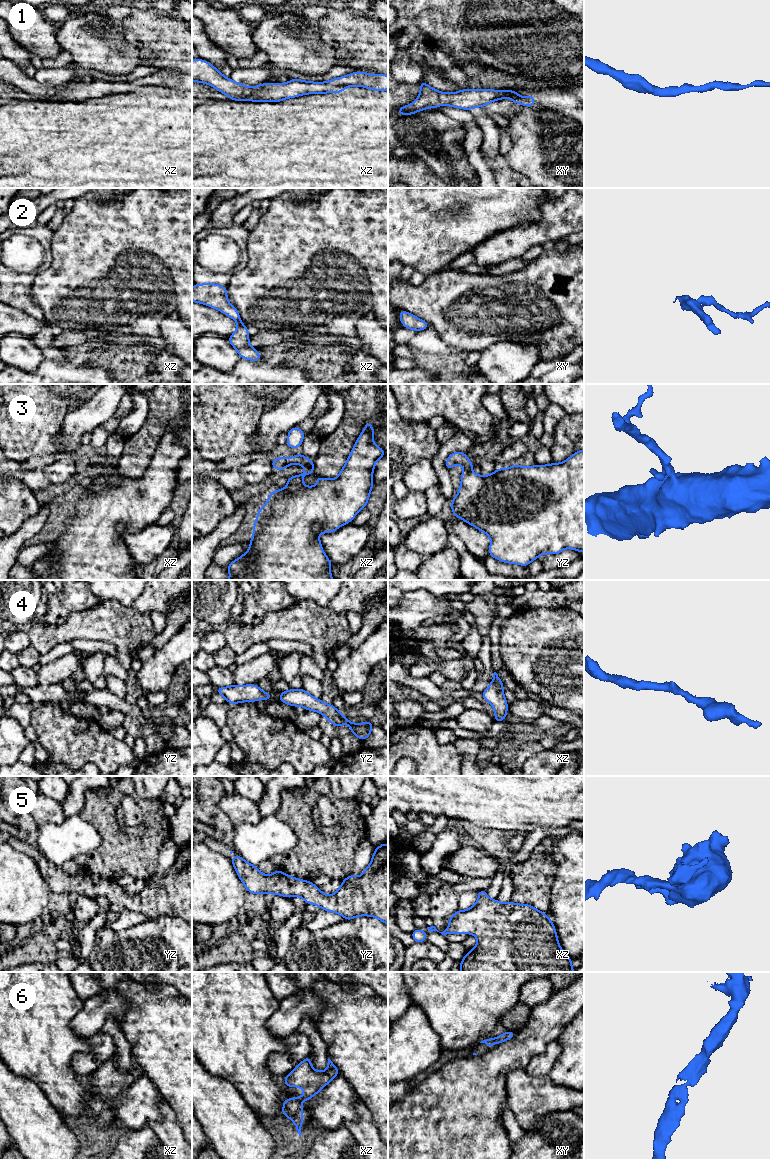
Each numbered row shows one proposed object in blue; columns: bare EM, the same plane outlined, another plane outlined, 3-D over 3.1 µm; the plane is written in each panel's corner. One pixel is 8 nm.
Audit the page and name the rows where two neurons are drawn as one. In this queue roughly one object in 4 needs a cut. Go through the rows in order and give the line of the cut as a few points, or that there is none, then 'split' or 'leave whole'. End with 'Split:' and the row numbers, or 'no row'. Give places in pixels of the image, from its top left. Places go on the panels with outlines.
1: no cut | leave whole
2: no cut | leave whole
3: no cut | leave whole
4: no cut | leave whole
5: no cut | leave whole
6: no cut | leave whole
Split: no row

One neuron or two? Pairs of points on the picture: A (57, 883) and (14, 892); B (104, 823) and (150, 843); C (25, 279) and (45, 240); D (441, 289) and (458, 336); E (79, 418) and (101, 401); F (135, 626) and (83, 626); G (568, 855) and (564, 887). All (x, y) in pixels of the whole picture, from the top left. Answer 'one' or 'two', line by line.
A: two
B: one
C: one
D: one
E: one
F: one
G: one

